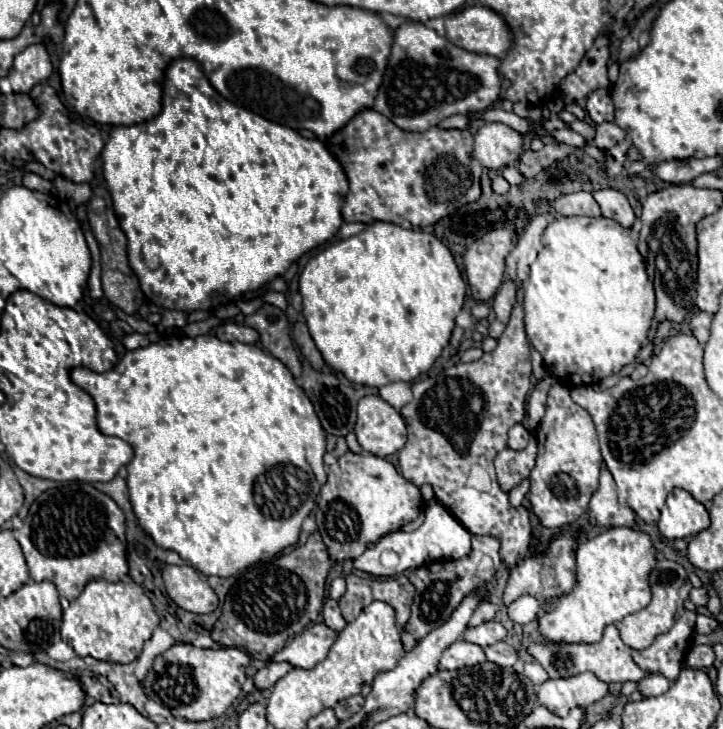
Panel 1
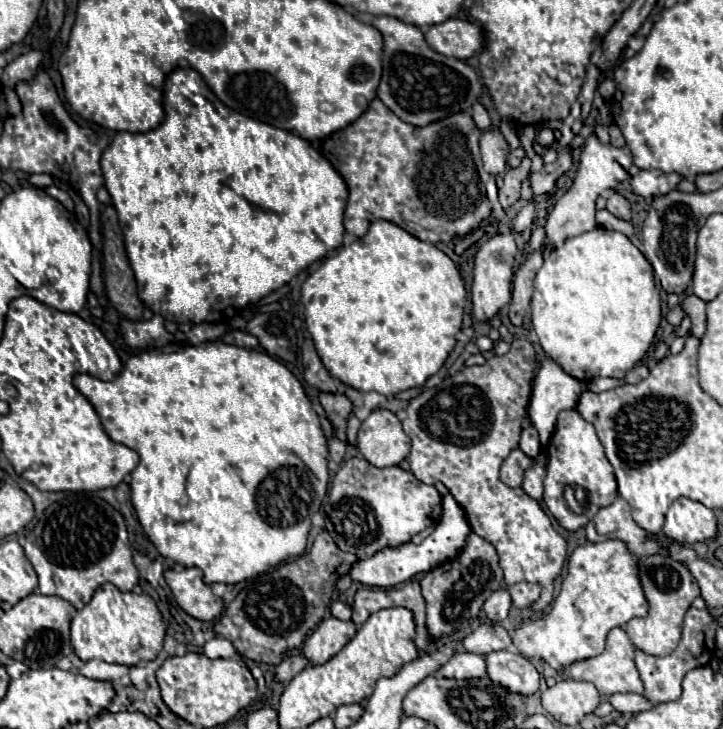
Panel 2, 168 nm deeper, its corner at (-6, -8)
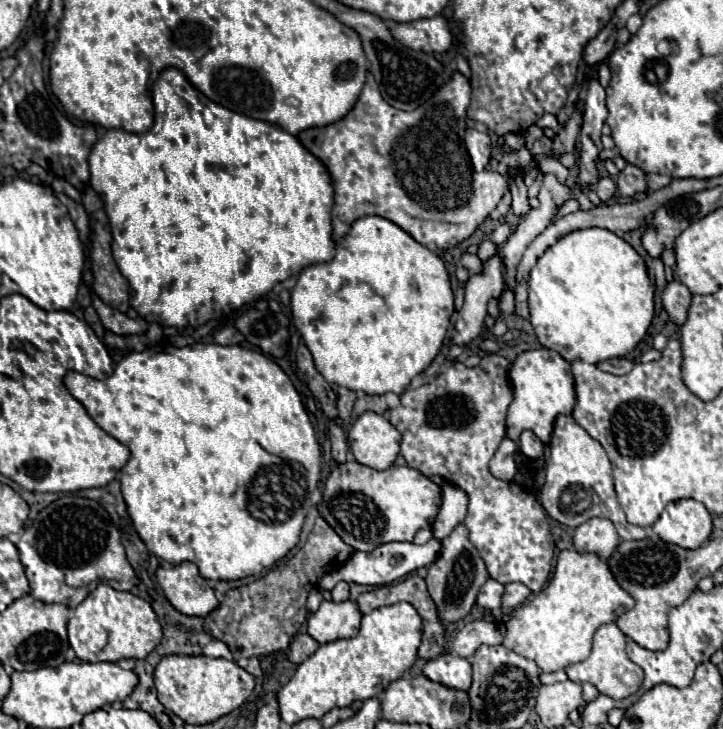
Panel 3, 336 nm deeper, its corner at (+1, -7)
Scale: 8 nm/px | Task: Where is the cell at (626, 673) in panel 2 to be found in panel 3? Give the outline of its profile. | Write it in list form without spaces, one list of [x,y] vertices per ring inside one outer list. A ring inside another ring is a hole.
[[[606,623],[594,633],[592,651],[590,651],[588,659],[568,665],[566,675],[570,681],[576,681],[576,683],[582,683],[582,681],[592,683],[600,693],[604,693],[612,699],[624,699],[624,697],[634,695],[640,689],[642,679],[644,679],[644,671],[628,659],[626,635],[616,627],[616,623]]]

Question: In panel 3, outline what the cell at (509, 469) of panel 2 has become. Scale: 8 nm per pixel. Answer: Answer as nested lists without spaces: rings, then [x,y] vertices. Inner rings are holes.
[[[502,439],[500,447],[496,449],[494,457],[490,459],[490,473],[496,477],[496,479],[504,479],[504,481],[512,481],[514,475],[518,473],[518,467],[516,467],[516,451],[518,451],[518,441],[512,441],[512,439]]]

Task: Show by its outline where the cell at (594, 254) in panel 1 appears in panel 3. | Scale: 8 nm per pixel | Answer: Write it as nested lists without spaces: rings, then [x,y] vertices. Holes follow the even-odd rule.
[[[580,229],[564,235],[538,259],[528,281],[530,321],[538,341],[546,349],[558,351],[568,363],[582,359],[598,363],[628,355],[646,335],[654,317],[654,287],[646,273],[644,259],[620,237],[608,229]]]

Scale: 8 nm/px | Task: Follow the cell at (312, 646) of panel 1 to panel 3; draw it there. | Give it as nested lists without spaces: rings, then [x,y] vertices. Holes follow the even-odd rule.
[[[346,599],[340,603],[322,601],[320,609],[308,617],[308,633],[318,643],[356,637],[360,629],[360,609],[356,601]]]

